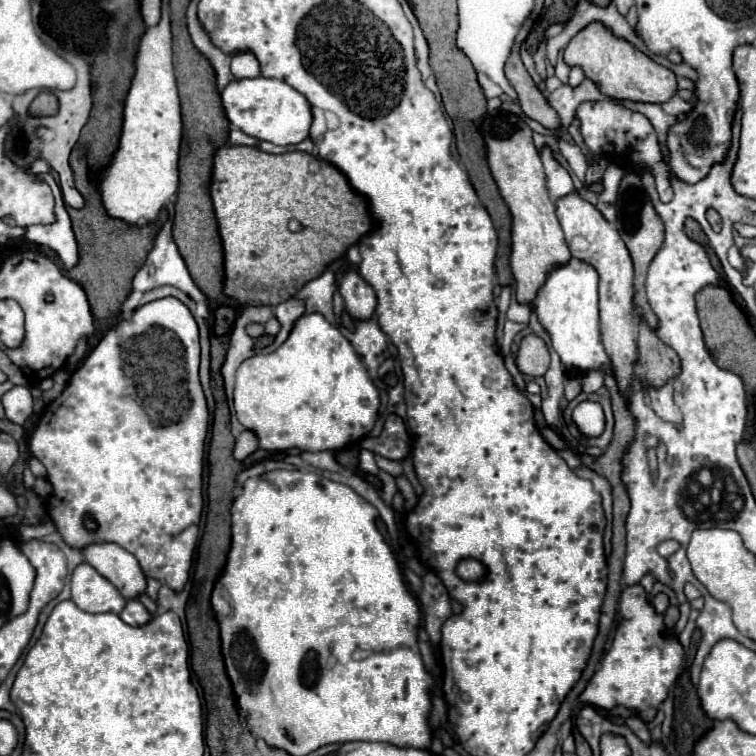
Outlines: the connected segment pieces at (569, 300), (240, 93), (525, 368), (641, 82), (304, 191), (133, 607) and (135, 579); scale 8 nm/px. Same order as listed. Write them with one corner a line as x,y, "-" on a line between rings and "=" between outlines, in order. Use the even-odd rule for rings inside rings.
572,259
568,265
554,269
534,301
534,311
566,371
600,369
610,361
598,329
598,273
588,263
=
234,79
220,91
220,97
228,121
246,135
274,145
296,145
308,137
308,129
312,125
310,103
302,93
280,79
=
526,335
520,341
518,353
516,353
516,367
522,375
528,377
542,377
548,369
550,355
546,349
546,343
536,335
=
590,23
578,35
572,37
564,51
564,63
568,67
580,67
584,75
598,85
600,93
604,93
610,99
666,103
676,93
676,75
670,69
654,63
628,41
614,37
600,23
=
220,147
214,153
214,167
212,167
212,183
210,183
210,195
214,201
214,211
216,211
216,221
218,221
218,233
222,237
222,249
224,249
224,293
238,299
244,305
268,305
274,307
282,301
286,301
288,297
294,297
308,281
316,279
318,275
324,273
324,269
328,267
328,263
336,261
338,257
342,257
346,253
346,249
354,243
360,241
360,237
364,237
368,231
374,229
374,221
368,213
368,203
362,195
358,195
356,191
352,191
352,187
348,185
346,177
330,163
316,159
308,153
302,151
294,151
294,153
282,153
282,155
270,155
264,153
256,147
-
296,219
302,225
302,231
292,233
288,229
288,221
=
130,599
124,607
124,611
120,613
120,617
128,623
128,625
146,625
152,619
152,613
138,601
138,599
=
92,543
82,547
80,553
84,561
114,583
116,589
122,587
126,599
136,597
146,587
146,577
138,567
138,561
118,543

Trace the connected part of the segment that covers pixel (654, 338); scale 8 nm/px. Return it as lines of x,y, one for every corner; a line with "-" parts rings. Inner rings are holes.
644,321
640,323
638,331
638,351
640,351
640,367
646,375
646,381
652,387
660,387
662,383
670,381
680,371
678,355
674,349
666,347
654,329
650,329

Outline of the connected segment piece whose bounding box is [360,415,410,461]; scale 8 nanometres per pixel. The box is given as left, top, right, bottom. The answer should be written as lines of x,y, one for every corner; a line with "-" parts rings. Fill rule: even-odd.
388,415
384,429
376,443
360,443
362,449
368,449
376,455
382,455
390,461
402,461
410,453
410,443
408,443
408,433
404,427
404,421
398,415

